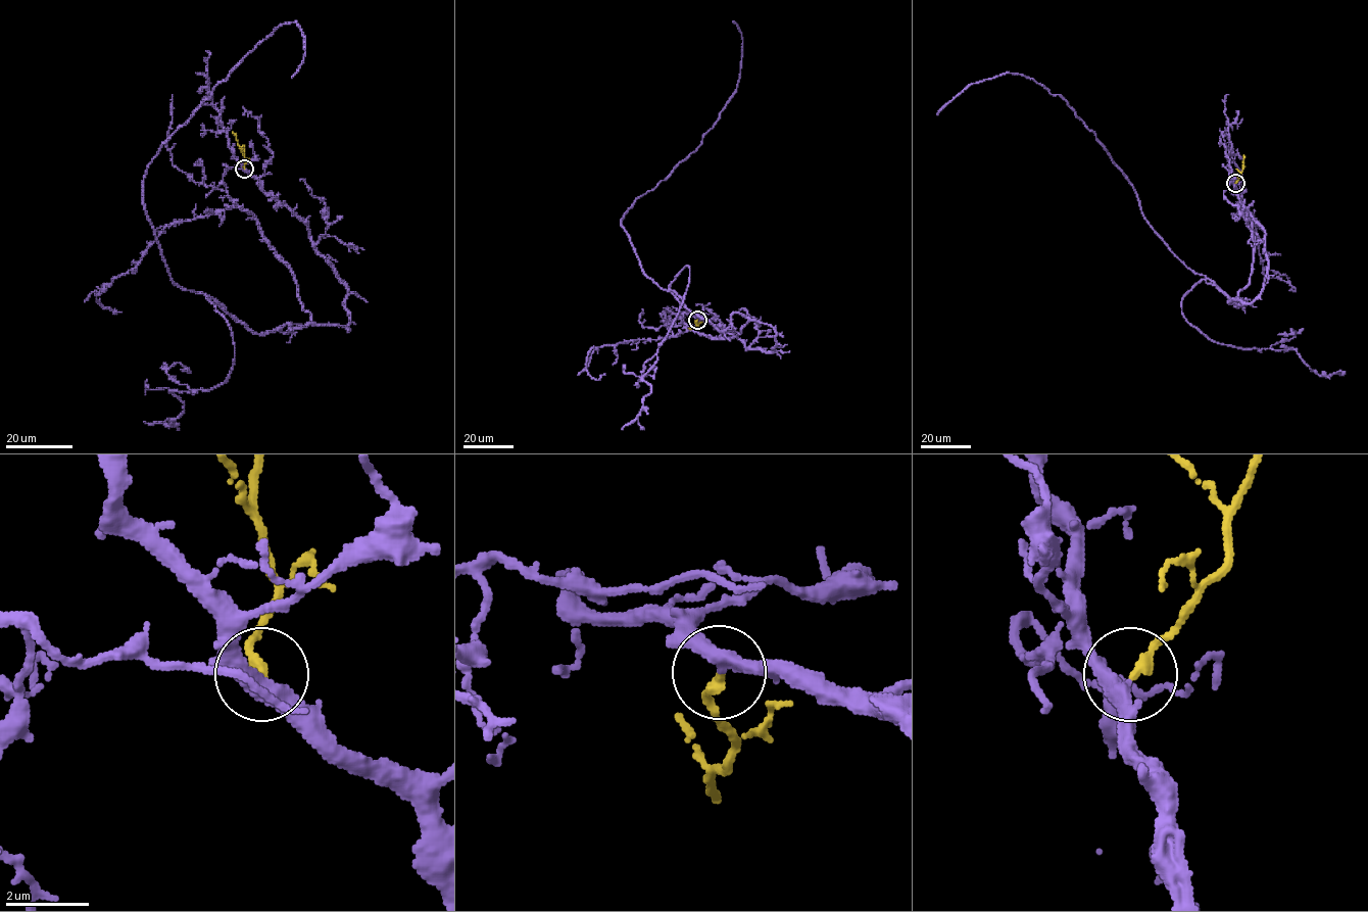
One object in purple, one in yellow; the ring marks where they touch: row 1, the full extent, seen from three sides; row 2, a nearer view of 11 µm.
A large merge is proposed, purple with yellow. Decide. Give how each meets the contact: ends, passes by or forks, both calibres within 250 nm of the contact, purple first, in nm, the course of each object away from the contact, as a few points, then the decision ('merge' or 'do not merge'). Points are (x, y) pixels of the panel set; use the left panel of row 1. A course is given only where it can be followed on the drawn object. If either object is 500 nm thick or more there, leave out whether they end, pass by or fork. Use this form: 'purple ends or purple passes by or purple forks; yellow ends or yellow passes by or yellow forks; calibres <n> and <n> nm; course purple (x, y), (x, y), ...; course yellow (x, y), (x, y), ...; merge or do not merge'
purple passes by; yellow ends; calibres 360 and 240 nm; course purple (245, 169), (305, 223), (348, 329), (251, 332), (172, 279), (143, 207), (160, 145), (295, 21), (291, 78); course yellow (245, 169), (244, 150), (233, 132); merge

